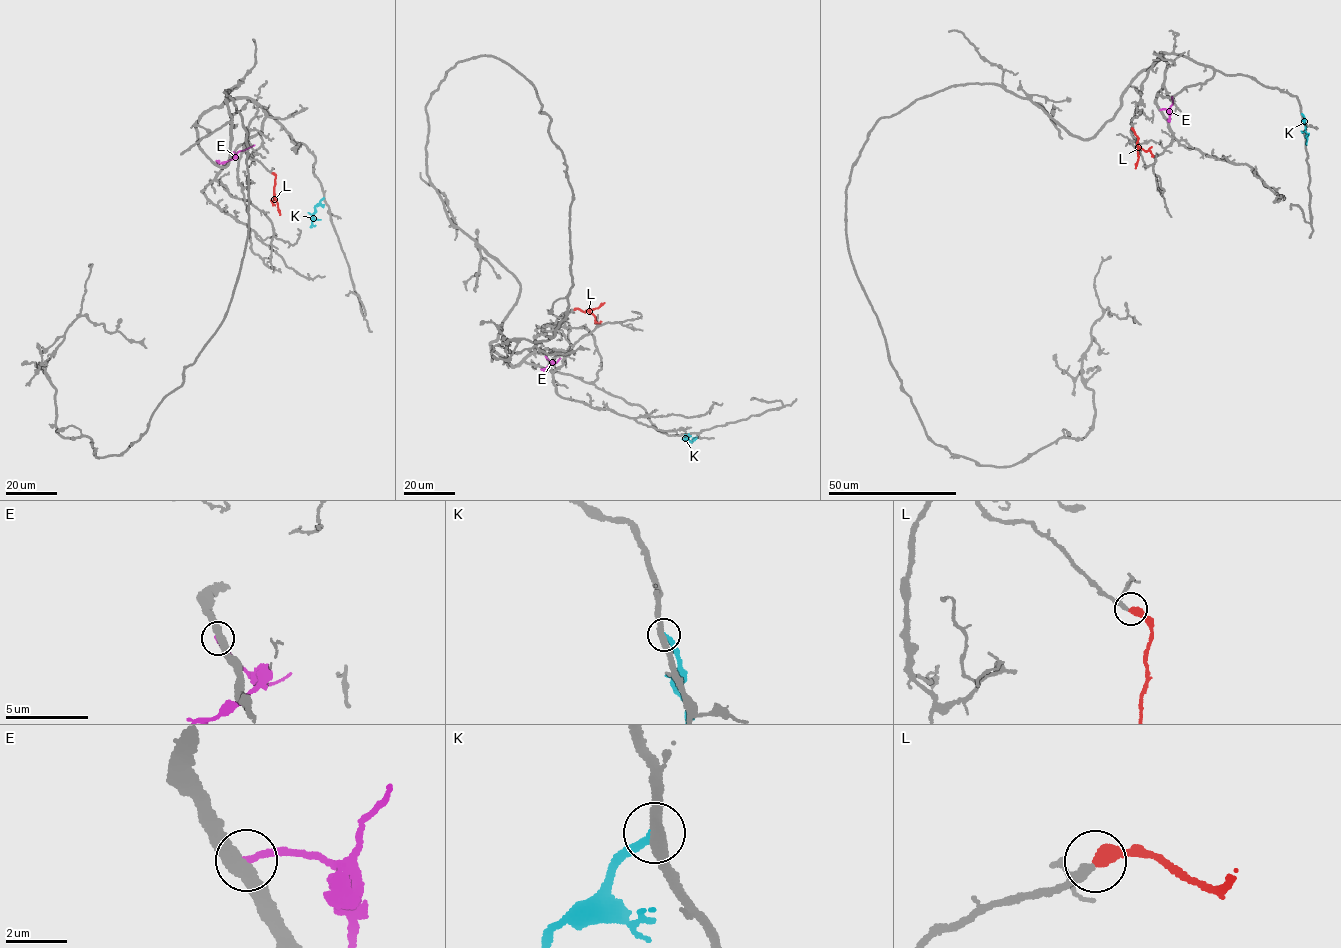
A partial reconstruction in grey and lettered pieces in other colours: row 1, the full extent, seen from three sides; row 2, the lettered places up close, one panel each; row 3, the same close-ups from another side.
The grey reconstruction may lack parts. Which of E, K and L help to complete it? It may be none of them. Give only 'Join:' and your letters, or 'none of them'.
Join: L

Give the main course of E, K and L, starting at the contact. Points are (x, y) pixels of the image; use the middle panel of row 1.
E: (546, 356), (552, 362), (543, 371)
K: (685, 434), (684, 439), (690, 441), (697, 437)
L: (574, 309), (588, 311), (604, 302)

